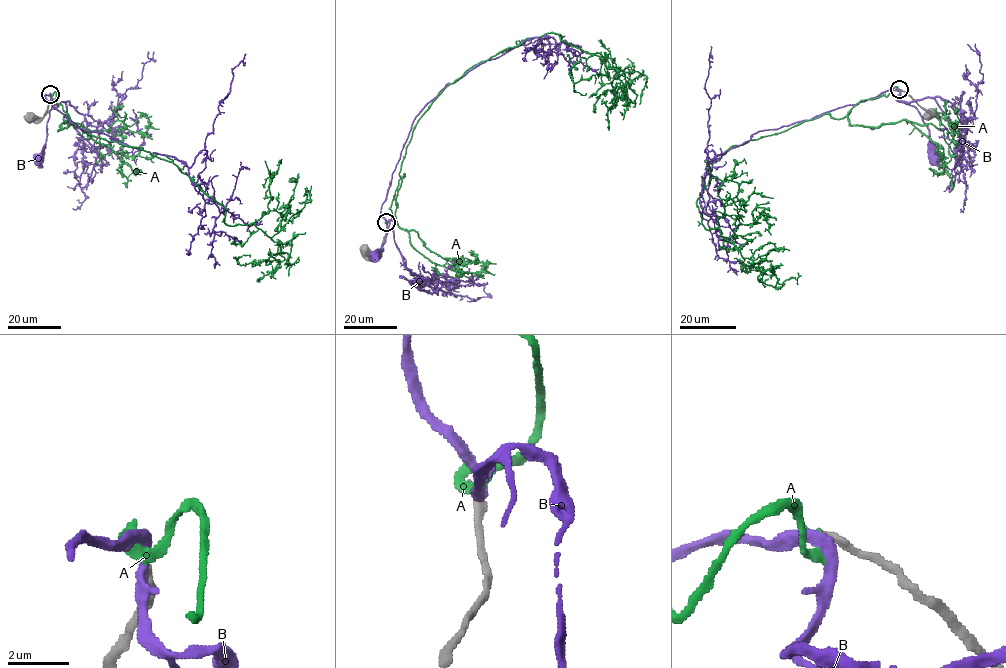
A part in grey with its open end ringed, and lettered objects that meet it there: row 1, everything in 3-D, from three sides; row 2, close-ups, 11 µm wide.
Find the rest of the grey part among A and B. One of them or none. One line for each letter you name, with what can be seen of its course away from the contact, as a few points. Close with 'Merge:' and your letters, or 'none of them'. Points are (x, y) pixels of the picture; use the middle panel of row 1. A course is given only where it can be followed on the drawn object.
Merge: none of them

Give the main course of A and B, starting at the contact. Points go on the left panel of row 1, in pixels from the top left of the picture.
A: (50, 94), (65, 122), (173, 163), (225, 223), (282, 244), (272, 266)
B: (51, 95), (53, 105), (46, 124), (46, 140), (38, 158)

